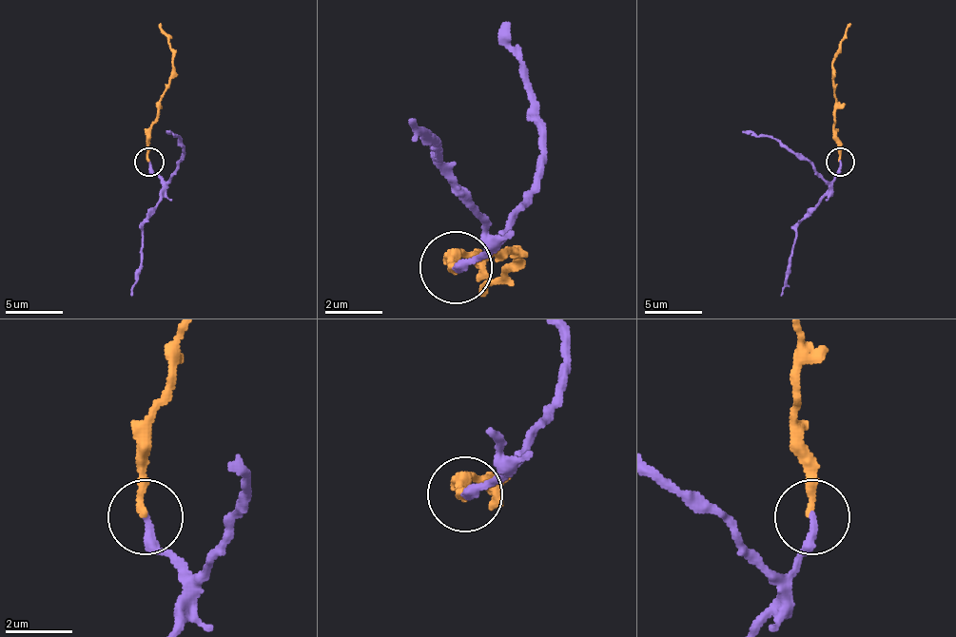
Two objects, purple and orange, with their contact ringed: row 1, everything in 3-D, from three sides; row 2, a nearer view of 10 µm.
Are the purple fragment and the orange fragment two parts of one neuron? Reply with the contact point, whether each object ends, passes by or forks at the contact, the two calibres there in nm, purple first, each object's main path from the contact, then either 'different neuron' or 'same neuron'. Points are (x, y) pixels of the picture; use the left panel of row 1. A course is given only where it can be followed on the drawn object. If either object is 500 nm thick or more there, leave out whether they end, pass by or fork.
at (148, 162); purple ends there; orange ends there; 280 nm thick on the purple side, 200 nm on the other; purple runs (149, 163), (161, 191), (161, 202), (144, 225), (141, 265), (132, 297); orange runs (149, 163), (146, 130), (172, 70), (172, 53), (161, 22); same neuron

